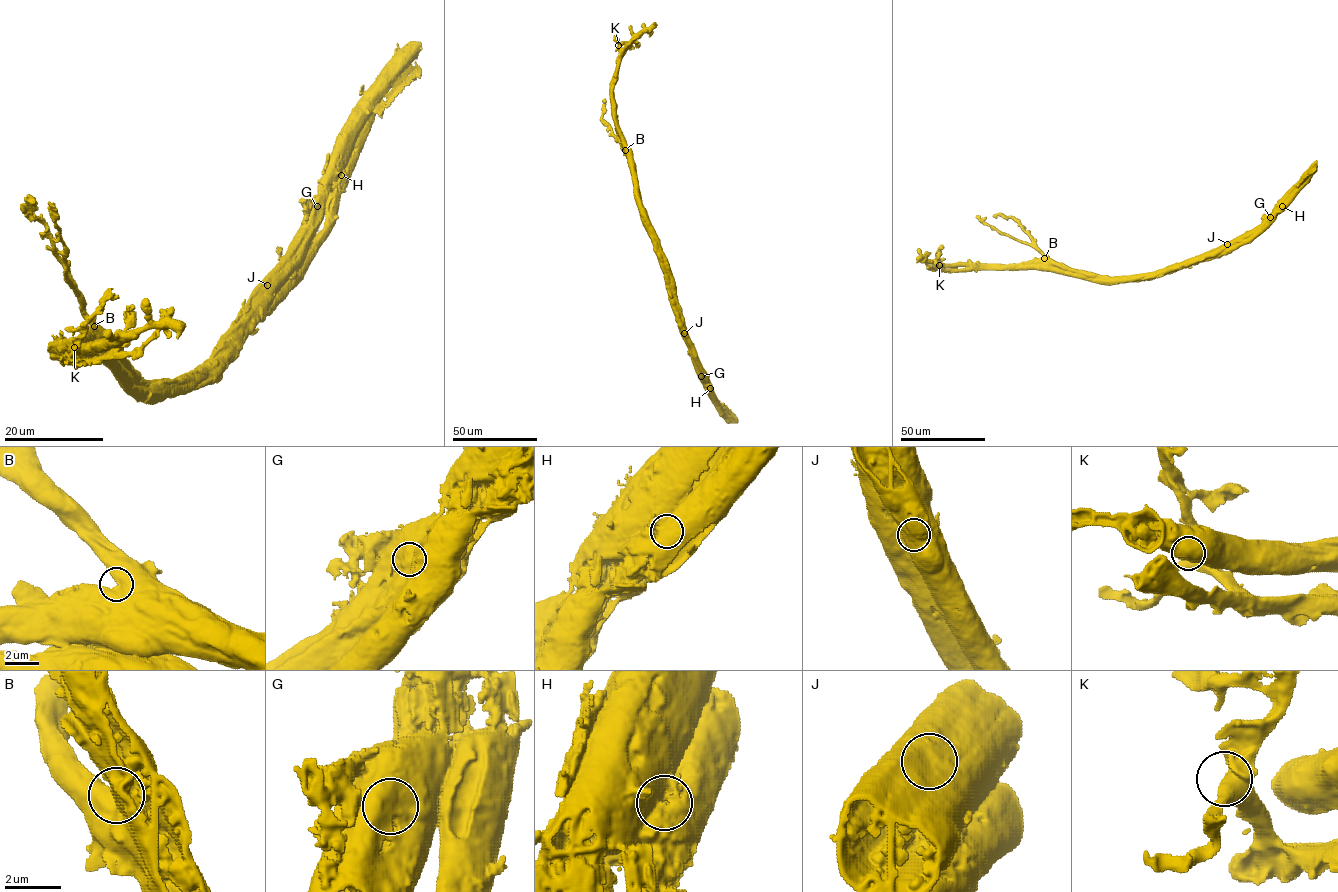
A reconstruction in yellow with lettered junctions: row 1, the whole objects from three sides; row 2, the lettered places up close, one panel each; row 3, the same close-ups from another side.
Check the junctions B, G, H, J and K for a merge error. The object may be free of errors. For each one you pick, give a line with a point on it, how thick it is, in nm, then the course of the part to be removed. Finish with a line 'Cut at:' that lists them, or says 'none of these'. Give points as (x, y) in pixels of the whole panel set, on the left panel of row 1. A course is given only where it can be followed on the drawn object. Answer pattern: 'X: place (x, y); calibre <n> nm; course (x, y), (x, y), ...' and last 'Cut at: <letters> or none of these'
H: place (341, 175); calibre 900 nm; course (342, 175), (307, 256), (183, 383), (145, 383), (106, 345), (56, 356), (131, 353), (163, 312)
Cut at: H

